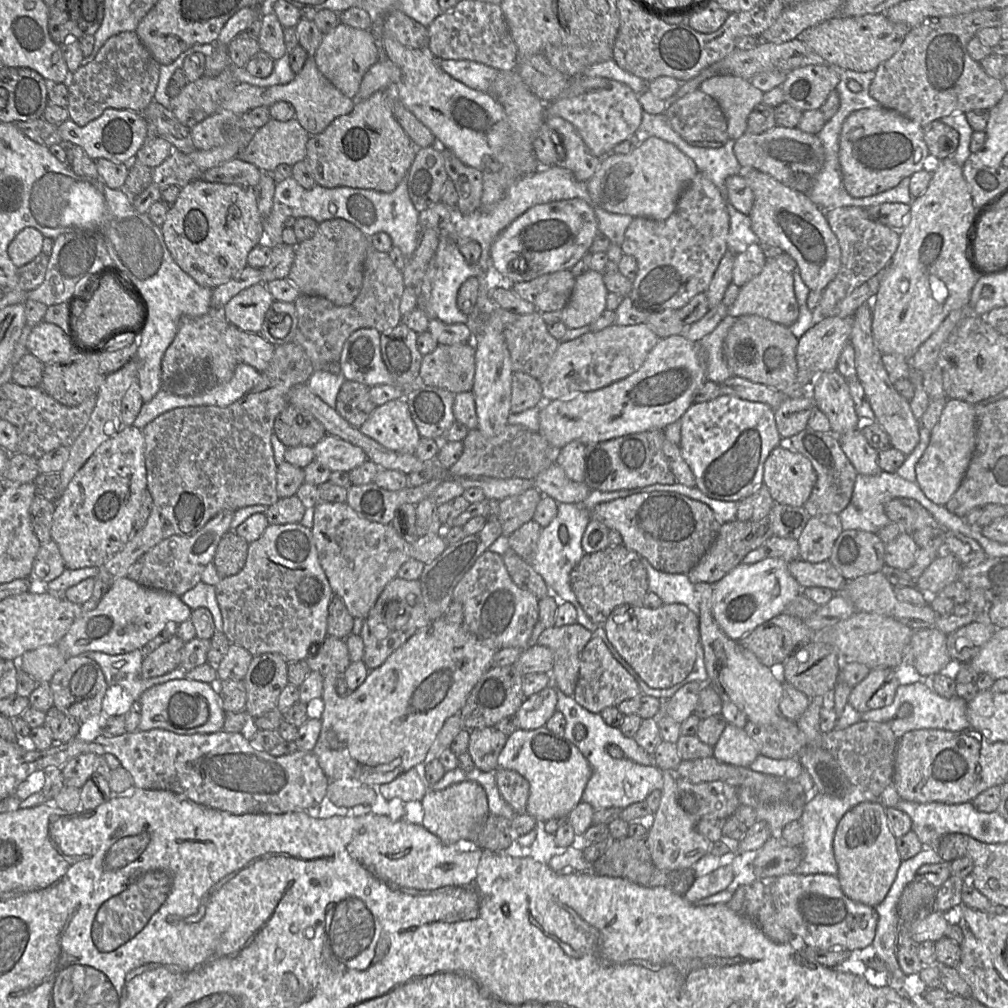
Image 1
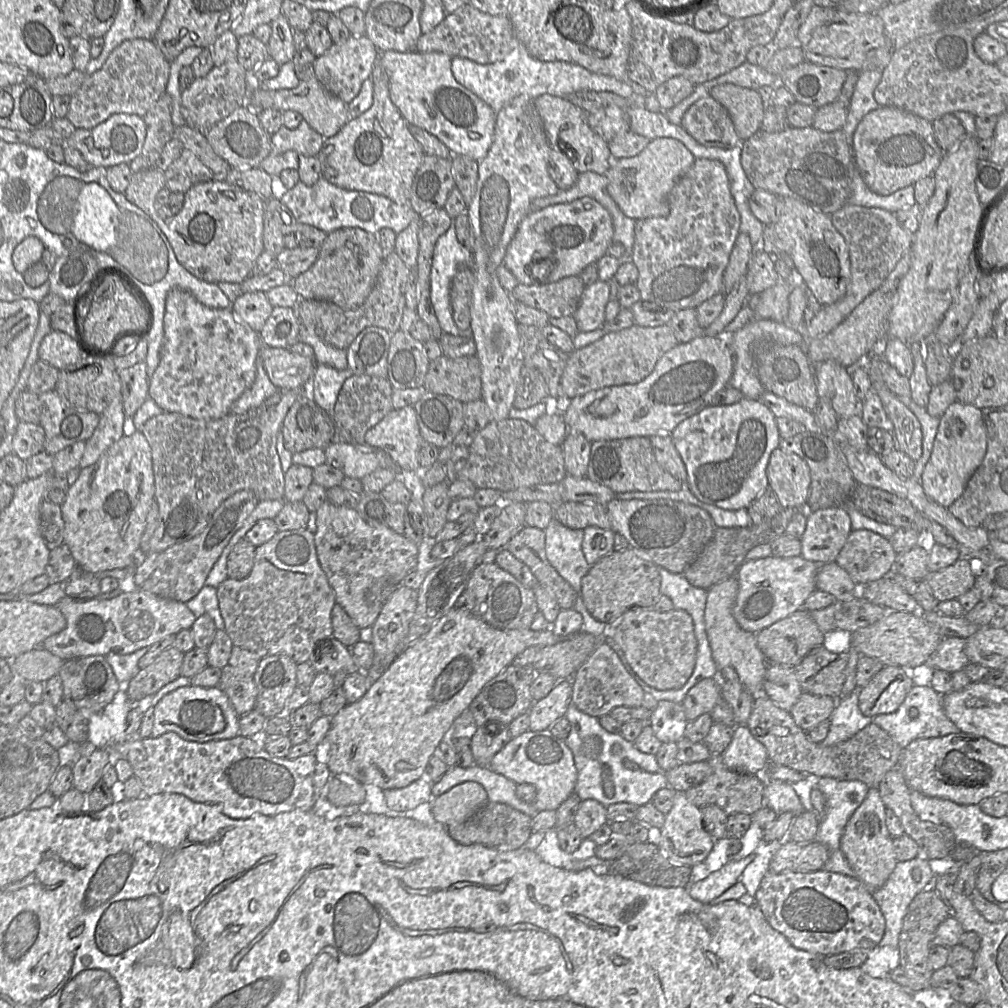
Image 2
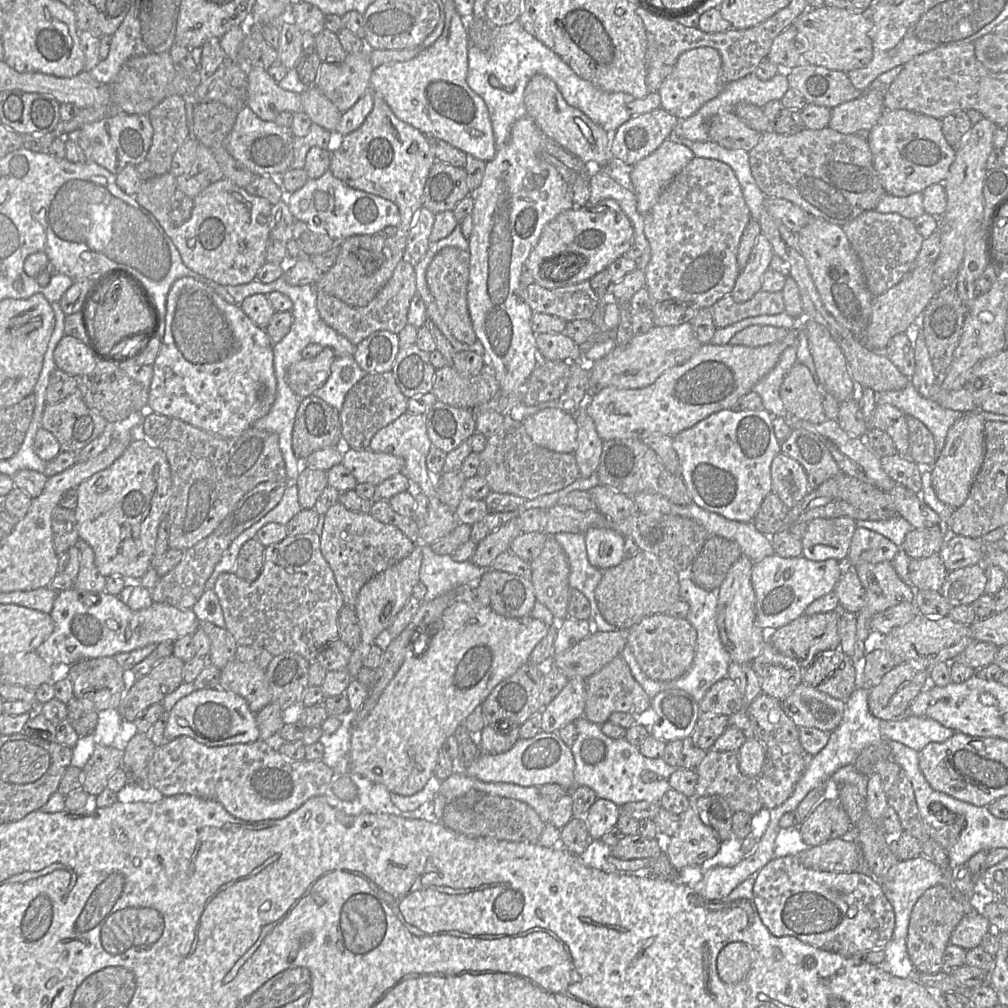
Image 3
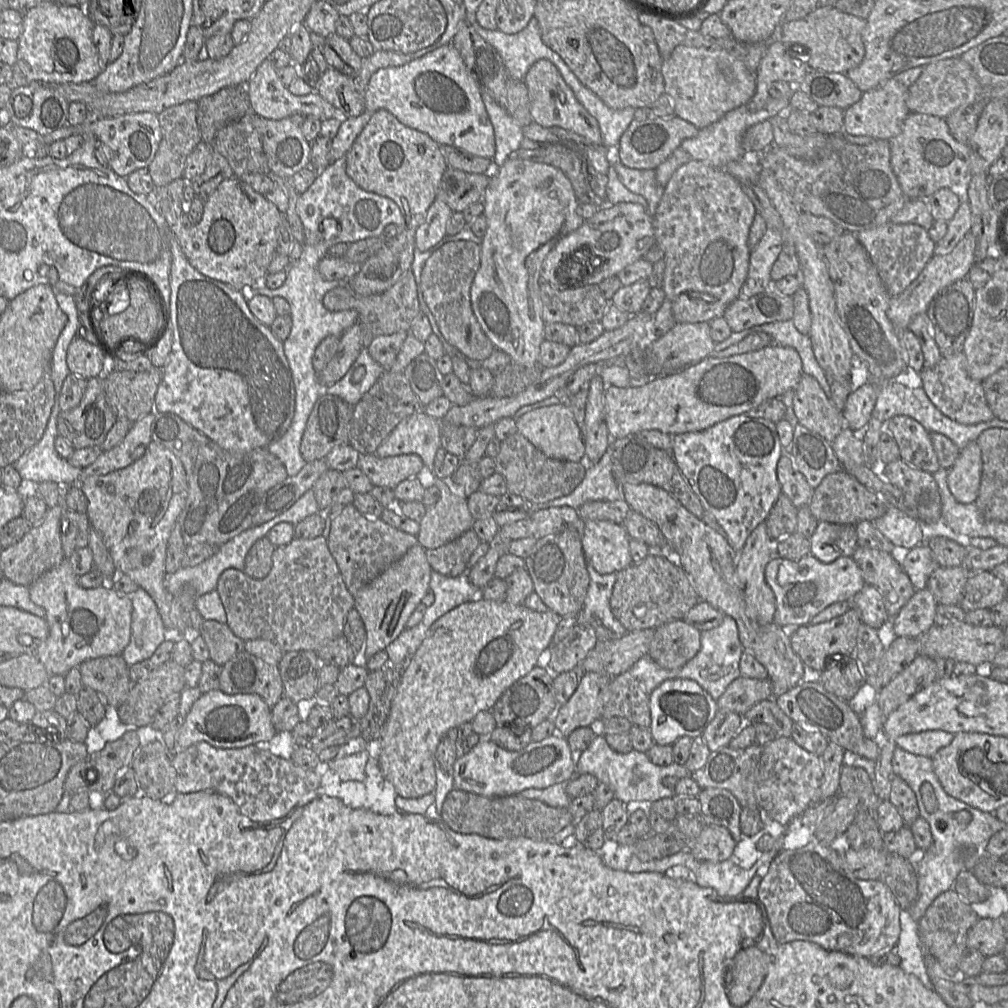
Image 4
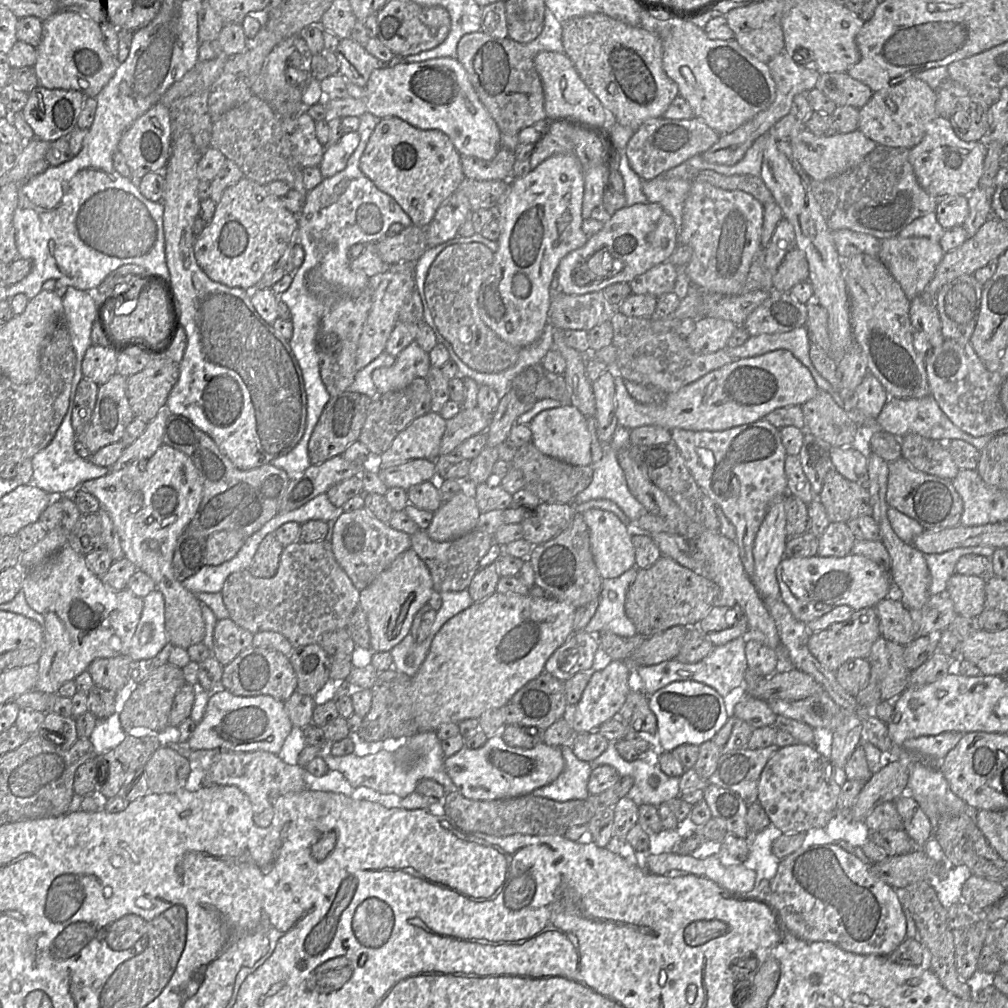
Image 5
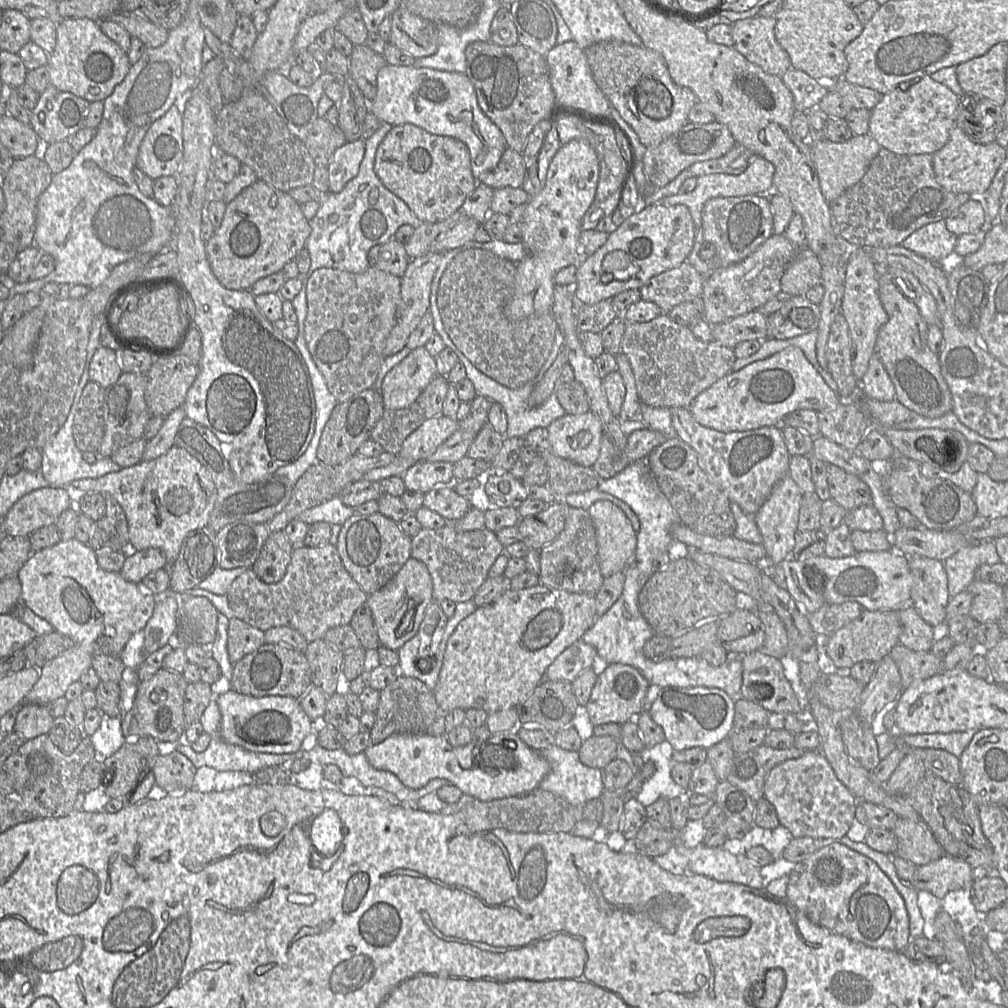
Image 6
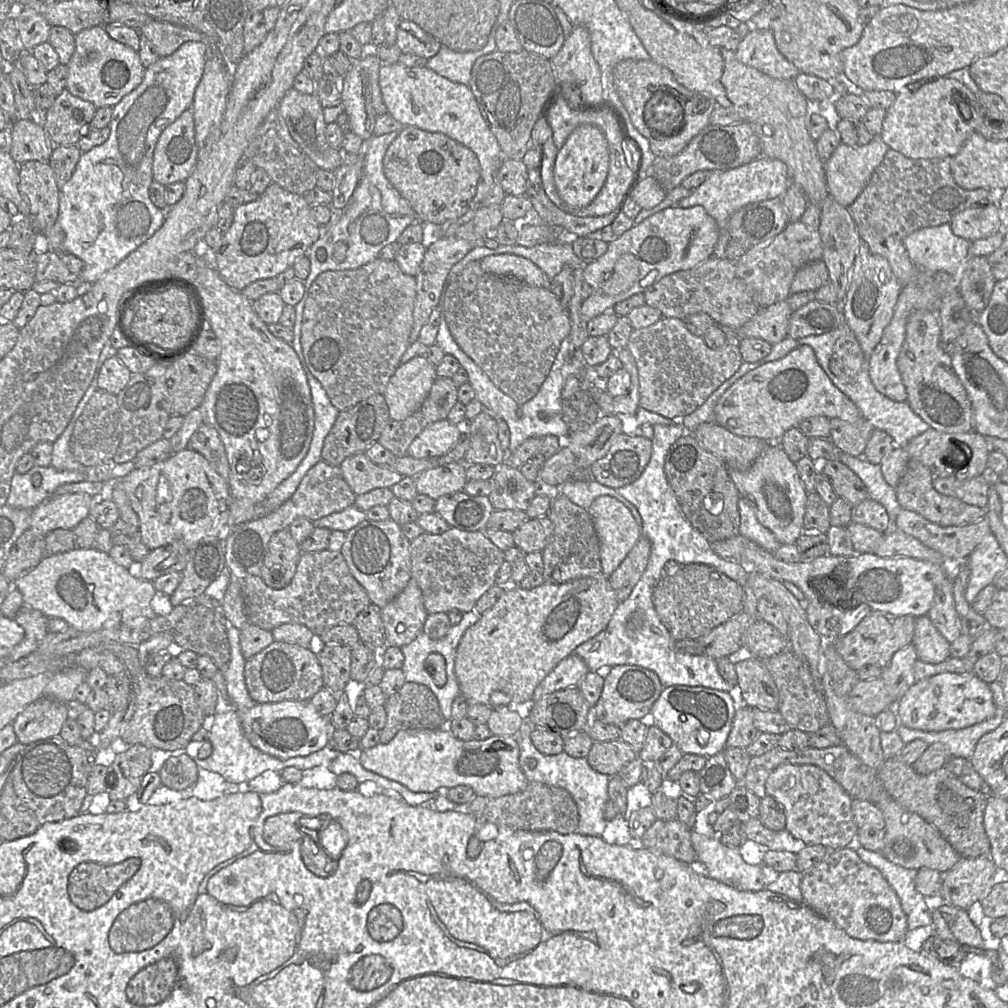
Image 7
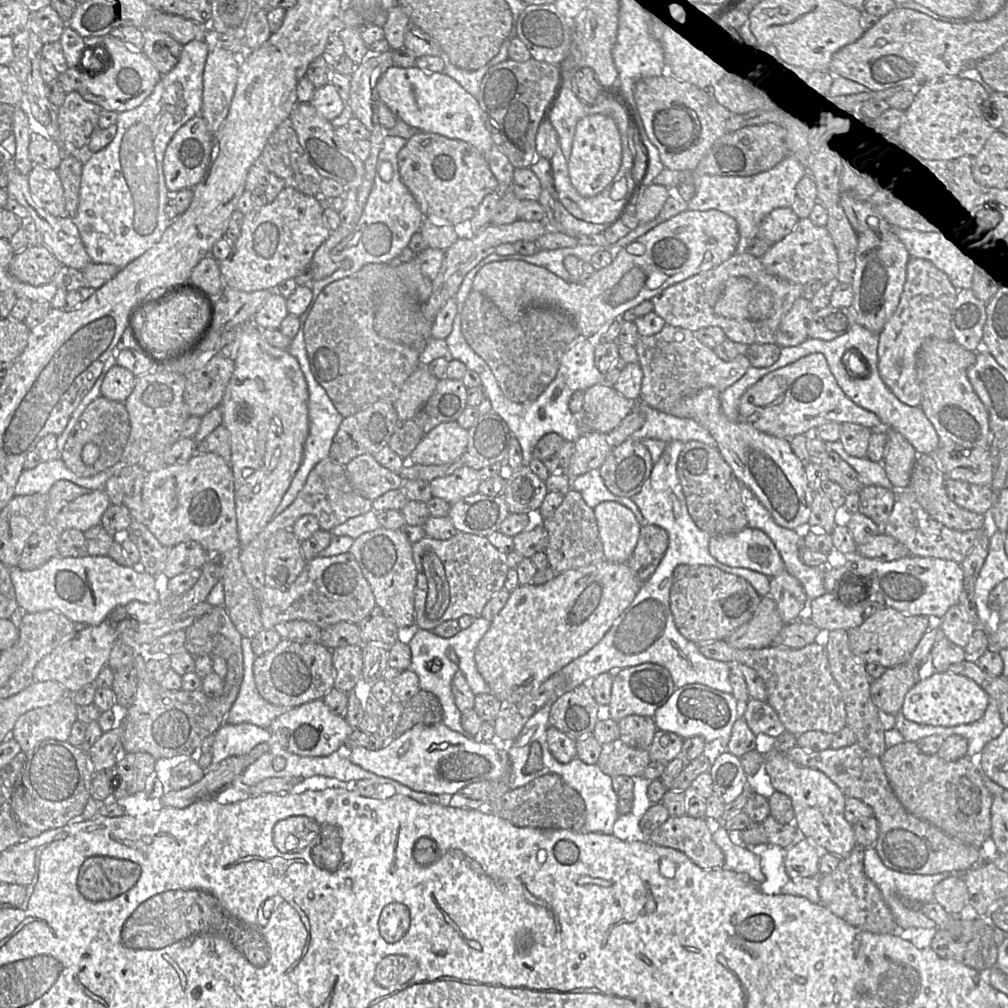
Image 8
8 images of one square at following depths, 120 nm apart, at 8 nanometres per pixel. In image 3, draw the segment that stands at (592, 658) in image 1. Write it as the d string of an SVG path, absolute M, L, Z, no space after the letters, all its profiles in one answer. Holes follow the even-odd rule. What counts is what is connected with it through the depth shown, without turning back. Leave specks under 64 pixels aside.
M617 656L599 671L586 678L584 717L602 725L613 712L640 715L651 706L651 699L633 677L622 656Z

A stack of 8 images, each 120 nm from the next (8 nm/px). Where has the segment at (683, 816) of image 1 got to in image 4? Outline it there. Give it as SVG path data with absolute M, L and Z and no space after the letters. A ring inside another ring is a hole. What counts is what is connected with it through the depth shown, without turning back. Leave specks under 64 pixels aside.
M705 825L700 835L691 842L689 852L701 861L723 862L732 856L735 846L736 841L726 828L718 825Z

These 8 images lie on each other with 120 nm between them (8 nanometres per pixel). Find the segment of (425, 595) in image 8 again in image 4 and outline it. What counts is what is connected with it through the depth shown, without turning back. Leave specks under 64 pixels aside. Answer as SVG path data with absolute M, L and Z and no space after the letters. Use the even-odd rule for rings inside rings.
M473 528L438 548L426 549L431 568L448 577L457 577L469 569L469 560L480 544Z

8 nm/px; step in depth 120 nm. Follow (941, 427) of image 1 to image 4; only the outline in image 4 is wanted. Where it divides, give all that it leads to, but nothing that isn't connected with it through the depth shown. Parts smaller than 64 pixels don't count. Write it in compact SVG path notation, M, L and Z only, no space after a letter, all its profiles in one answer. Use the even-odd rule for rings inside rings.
M971 441L961 449L948 472L948 487L958 502L963 504L975 502L979 494L981 474L981 449L977 441Z

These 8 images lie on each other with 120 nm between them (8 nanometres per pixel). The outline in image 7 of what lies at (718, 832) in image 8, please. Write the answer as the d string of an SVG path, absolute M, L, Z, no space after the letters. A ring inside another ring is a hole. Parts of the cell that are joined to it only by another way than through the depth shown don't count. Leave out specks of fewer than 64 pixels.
M692 830L691 841L697 854L697 861L703 865L703 871L710 878L740 891L760 891L765 888L762 882L762 871L759 865L746 863L737 847L721 843L718 836L707 837Z

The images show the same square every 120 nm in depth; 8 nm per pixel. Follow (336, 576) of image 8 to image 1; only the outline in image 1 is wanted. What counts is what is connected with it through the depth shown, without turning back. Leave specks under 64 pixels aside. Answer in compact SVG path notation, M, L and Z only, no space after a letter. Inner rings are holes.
M300 523L268 525L263 534L249 543L242 570L223 578L215 586L216 600L223 620L223 633L231 644L246 649L252 656L277 653L288 662L308 659L309 646L322 643L327 634L328 607L333 592L319 563L311 529Z

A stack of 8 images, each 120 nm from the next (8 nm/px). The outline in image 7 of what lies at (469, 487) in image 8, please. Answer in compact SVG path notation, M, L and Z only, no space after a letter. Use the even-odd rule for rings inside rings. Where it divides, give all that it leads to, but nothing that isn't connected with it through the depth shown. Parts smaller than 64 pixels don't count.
M450 462L428 469L416 479L418 494L425 494L434 500L443 495L463 491L468 479L463 462Z

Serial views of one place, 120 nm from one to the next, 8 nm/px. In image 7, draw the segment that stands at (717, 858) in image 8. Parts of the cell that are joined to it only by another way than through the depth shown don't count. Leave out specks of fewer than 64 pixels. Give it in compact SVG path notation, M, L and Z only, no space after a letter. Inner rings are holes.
M657 819L642 836L641 845L691 864L697 861L697 854L691 841L691 832L691 828L677 819Z

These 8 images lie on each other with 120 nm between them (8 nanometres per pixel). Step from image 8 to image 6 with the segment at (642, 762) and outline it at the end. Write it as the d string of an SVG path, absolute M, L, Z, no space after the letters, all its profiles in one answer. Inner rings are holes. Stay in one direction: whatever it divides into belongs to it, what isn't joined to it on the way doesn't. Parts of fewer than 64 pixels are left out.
M592 736L584 740L578 751L580 761L591 768L603 770L609 763L617 759L620 739L608 736Z

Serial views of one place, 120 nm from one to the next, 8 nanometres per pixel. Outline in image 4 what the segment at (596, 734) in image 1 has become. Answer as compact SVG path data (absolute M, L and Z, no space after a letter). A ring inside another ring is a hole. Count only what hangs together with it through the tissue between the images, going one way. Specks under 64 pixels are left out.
M598 733L589 747L575 759L575 772L590 774L597 778L599 783L606 784L614 793L614 798L628 805L630 811L637 805L647 805L654 801L673 797L673 788L663 784L665 777L690 777L691 772L682 765L672 763L668 766L653 764L646 753L634 749L626 754L614 751L601 733Z

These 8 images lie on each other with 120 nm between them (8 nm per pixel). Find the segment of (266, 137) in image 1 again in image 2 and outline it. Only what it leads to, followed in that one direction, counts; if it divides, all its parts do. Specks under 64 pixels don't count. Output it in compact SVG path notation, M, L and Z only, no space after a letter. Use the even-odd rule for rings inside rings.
M305 121L294 130L283 125L271 135L271 152L259 167L270 176L277 176L285 169L297 171L300 156L316 157L324 140Z

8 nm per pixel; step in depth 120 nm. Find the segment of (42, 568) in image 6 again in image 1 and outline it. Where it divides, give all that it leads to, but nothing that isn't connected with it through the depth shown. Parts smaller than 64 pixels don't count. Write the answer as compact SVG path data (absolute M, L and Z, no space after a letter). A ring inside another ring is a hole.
M127 577L116 580L98 606L78 615L57 646L66 657L88 651L109 655L125 654L142 648L156 637L168 622L182 623L190 619L192 610L173 593L140 585Z

